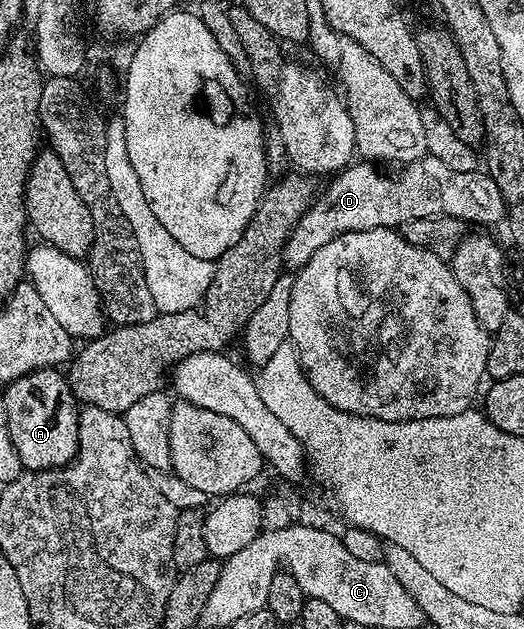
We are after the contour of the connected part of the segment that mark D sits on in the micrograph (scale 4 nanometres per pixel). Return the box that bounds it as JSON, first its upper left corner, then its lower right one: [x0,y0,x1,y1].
[283,156,507,272]

